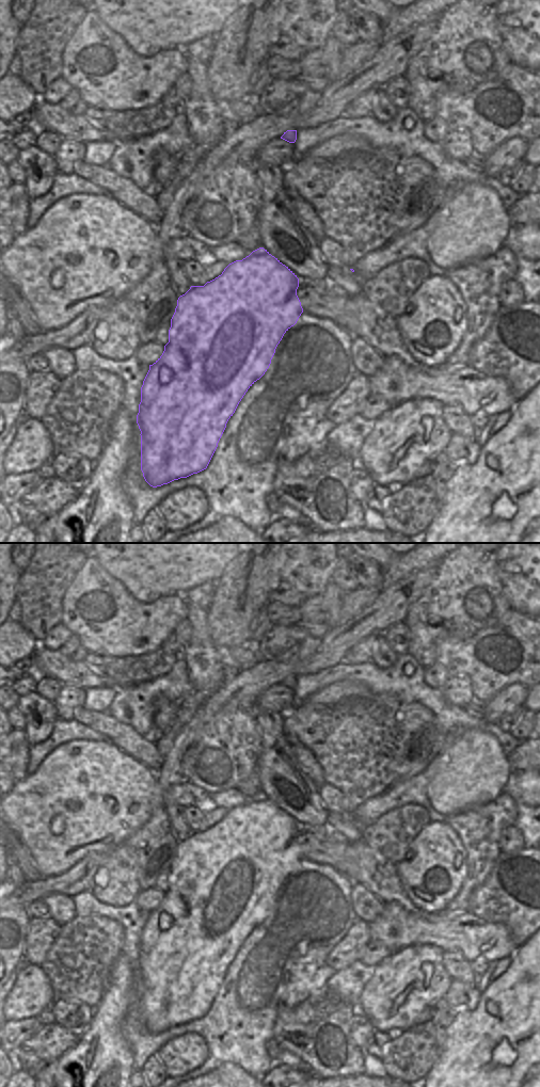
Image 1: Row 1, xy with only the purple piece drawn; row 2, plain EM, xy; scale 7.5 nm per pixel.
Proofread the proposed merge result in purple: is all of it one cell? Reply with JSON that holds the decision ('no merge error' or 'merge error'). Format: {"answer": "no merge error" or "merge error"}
{"answer": "no merge error"}

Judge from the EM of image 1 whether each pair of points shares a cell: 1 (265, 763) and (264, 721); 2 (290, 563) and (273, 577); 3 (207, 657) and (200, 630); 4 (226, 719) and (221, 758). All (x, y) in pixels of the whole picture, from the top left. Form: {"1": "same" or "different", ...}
{"1": "same", "2": "different", "3": "same", "4": "same"}

